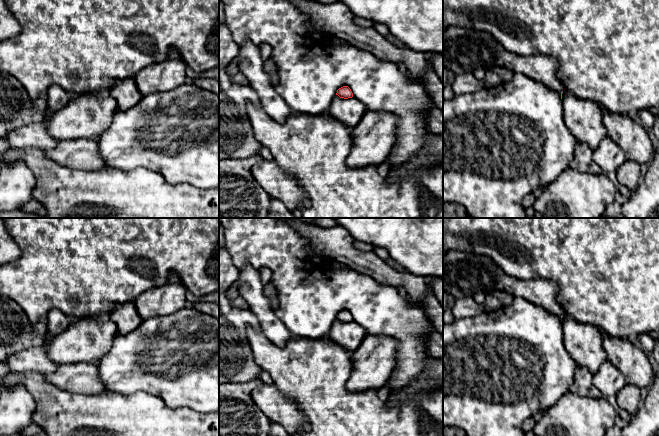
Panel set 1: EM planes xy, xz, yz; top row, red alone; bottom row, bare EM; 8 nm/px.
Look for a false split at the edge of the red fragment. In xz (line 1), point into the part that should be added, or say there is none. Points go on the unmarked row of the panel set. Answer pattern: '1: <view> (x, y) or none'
1: none

